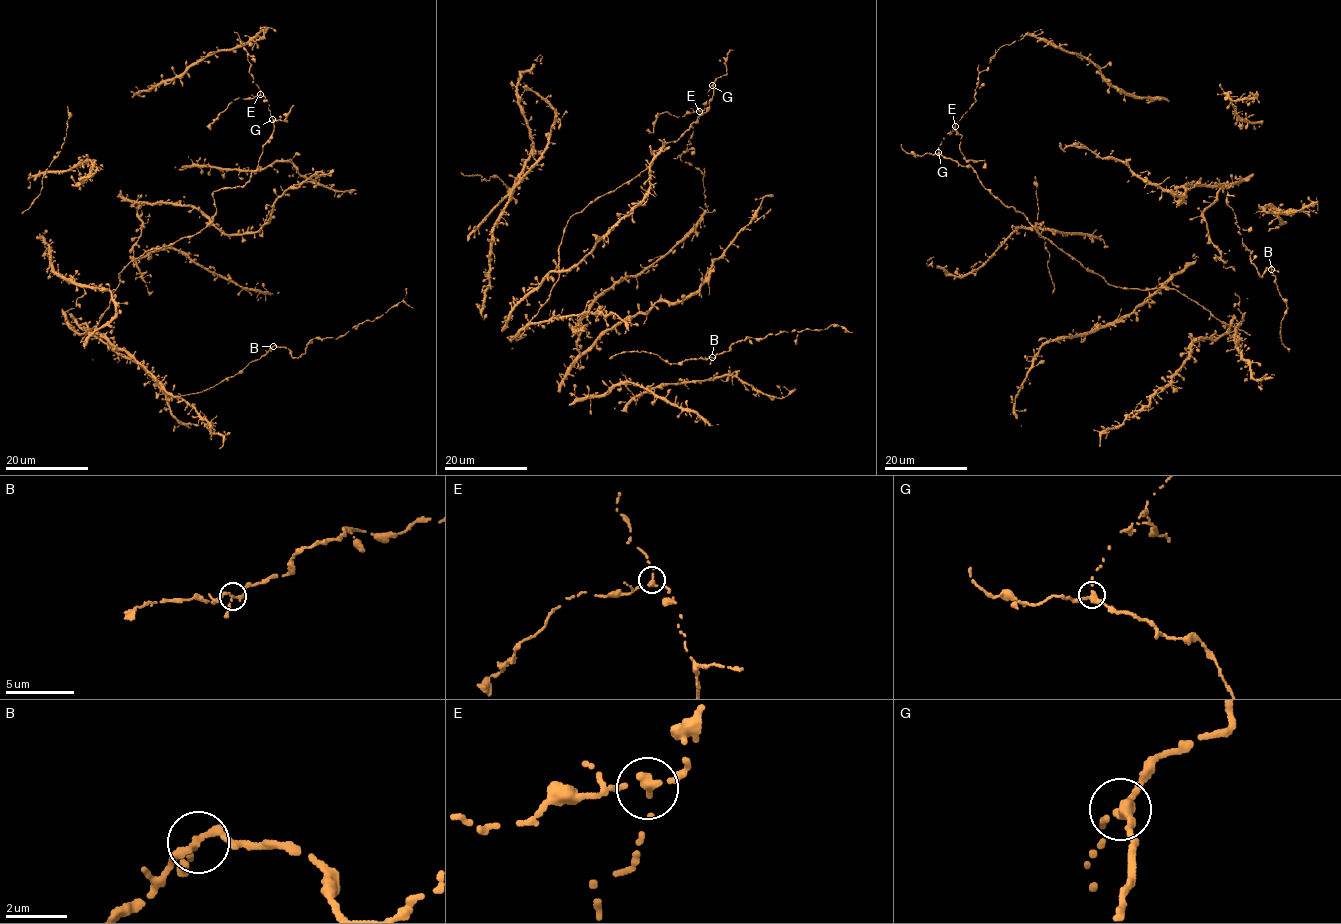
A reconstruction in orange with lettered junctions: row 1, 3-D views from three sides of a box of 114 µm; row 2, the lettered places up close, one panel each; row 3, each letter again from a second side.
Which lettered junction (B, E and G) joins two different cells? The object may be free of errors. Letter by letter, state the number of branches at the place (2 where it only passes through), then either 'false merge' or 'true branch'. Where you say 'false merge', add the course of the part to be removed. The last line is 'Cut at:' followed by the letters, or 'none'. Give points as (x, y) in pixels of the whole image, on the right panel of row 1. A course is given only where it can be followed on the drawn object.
B: branches 3; true branch
E: branches 3; true branch
G: branches 3; true branch
Cut at: none

